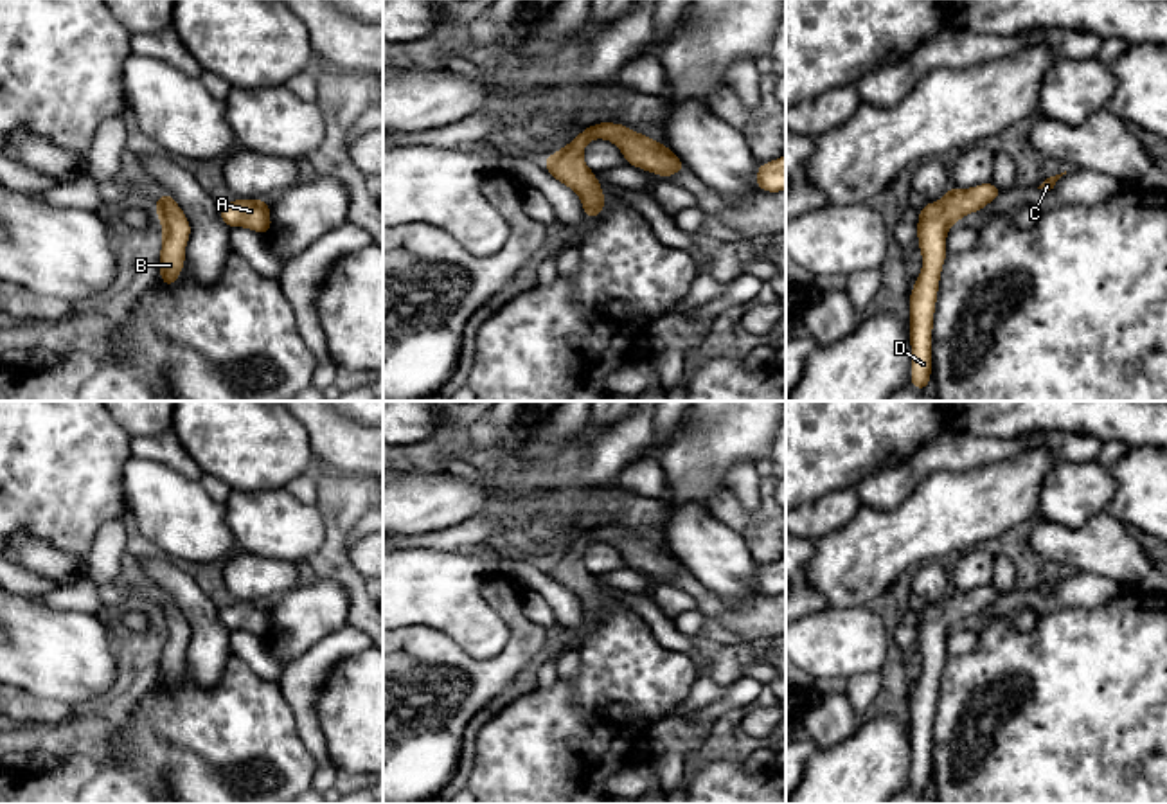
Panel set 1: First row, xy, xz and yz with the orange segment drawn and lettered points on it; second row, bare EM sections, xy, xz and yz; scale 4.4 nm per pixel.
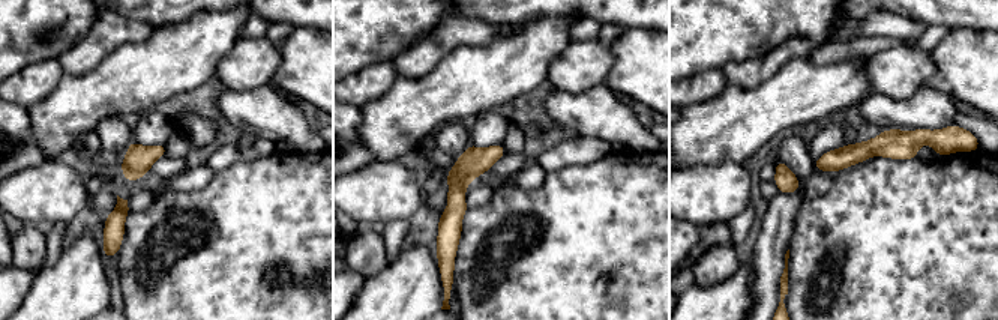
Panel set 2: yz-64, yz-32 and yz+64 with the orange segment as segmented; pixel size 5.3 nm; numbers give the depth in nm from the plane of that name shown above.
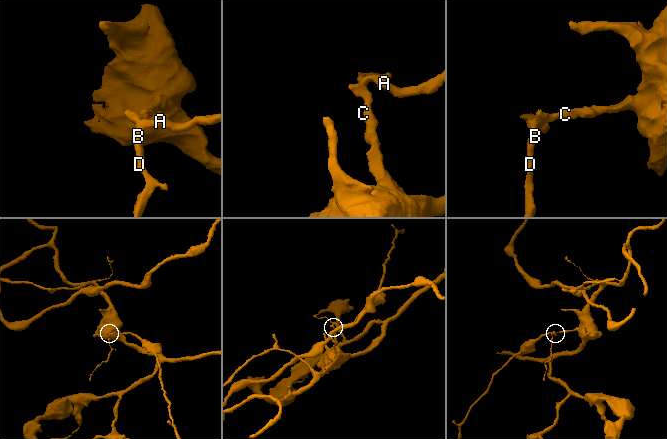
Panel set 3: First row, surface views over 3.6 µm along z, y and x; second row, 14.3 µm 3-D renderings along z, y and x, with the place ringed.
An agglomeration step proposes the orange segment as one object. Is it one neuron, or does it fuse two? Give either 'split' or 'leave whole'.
leave whole

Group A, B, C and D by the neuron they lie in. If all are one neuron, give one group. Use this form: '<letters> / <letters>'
A B C D

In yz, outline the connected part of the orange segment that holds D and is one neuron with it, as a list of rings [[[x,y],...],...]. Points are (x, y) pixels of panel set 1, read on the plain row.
[[[993,585],[969,592],[951,590],[937,604],[928,604],[919,613],[917,644],[922,657],[922,671],[910,694],[910,750],[912,775],[910,788],[917,793],[928,791],[931,781],[931,734],[940,685],[942,667],[948,660],[946,640],[953,626],[966,617],[982,615],[1003,594]]]

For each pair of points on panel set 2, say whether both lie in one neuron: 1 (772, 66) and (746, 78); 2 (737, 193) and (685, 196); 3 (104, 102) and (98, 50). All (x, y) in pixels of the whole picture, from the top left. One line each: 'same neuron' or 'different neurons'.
1: same neuron
2: same neuron
3: different neurons

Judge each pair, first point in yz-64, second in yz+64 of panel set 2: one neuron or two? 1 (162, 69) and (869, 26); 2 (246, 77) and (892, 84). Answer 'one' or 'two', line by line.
1: two
2: one

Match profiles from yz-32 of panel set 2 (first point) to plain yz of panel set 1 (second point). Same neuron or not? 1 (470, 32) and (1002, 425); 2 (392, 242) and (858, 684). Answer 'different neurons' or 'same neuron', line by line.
1: different neurons
2: same neuron

